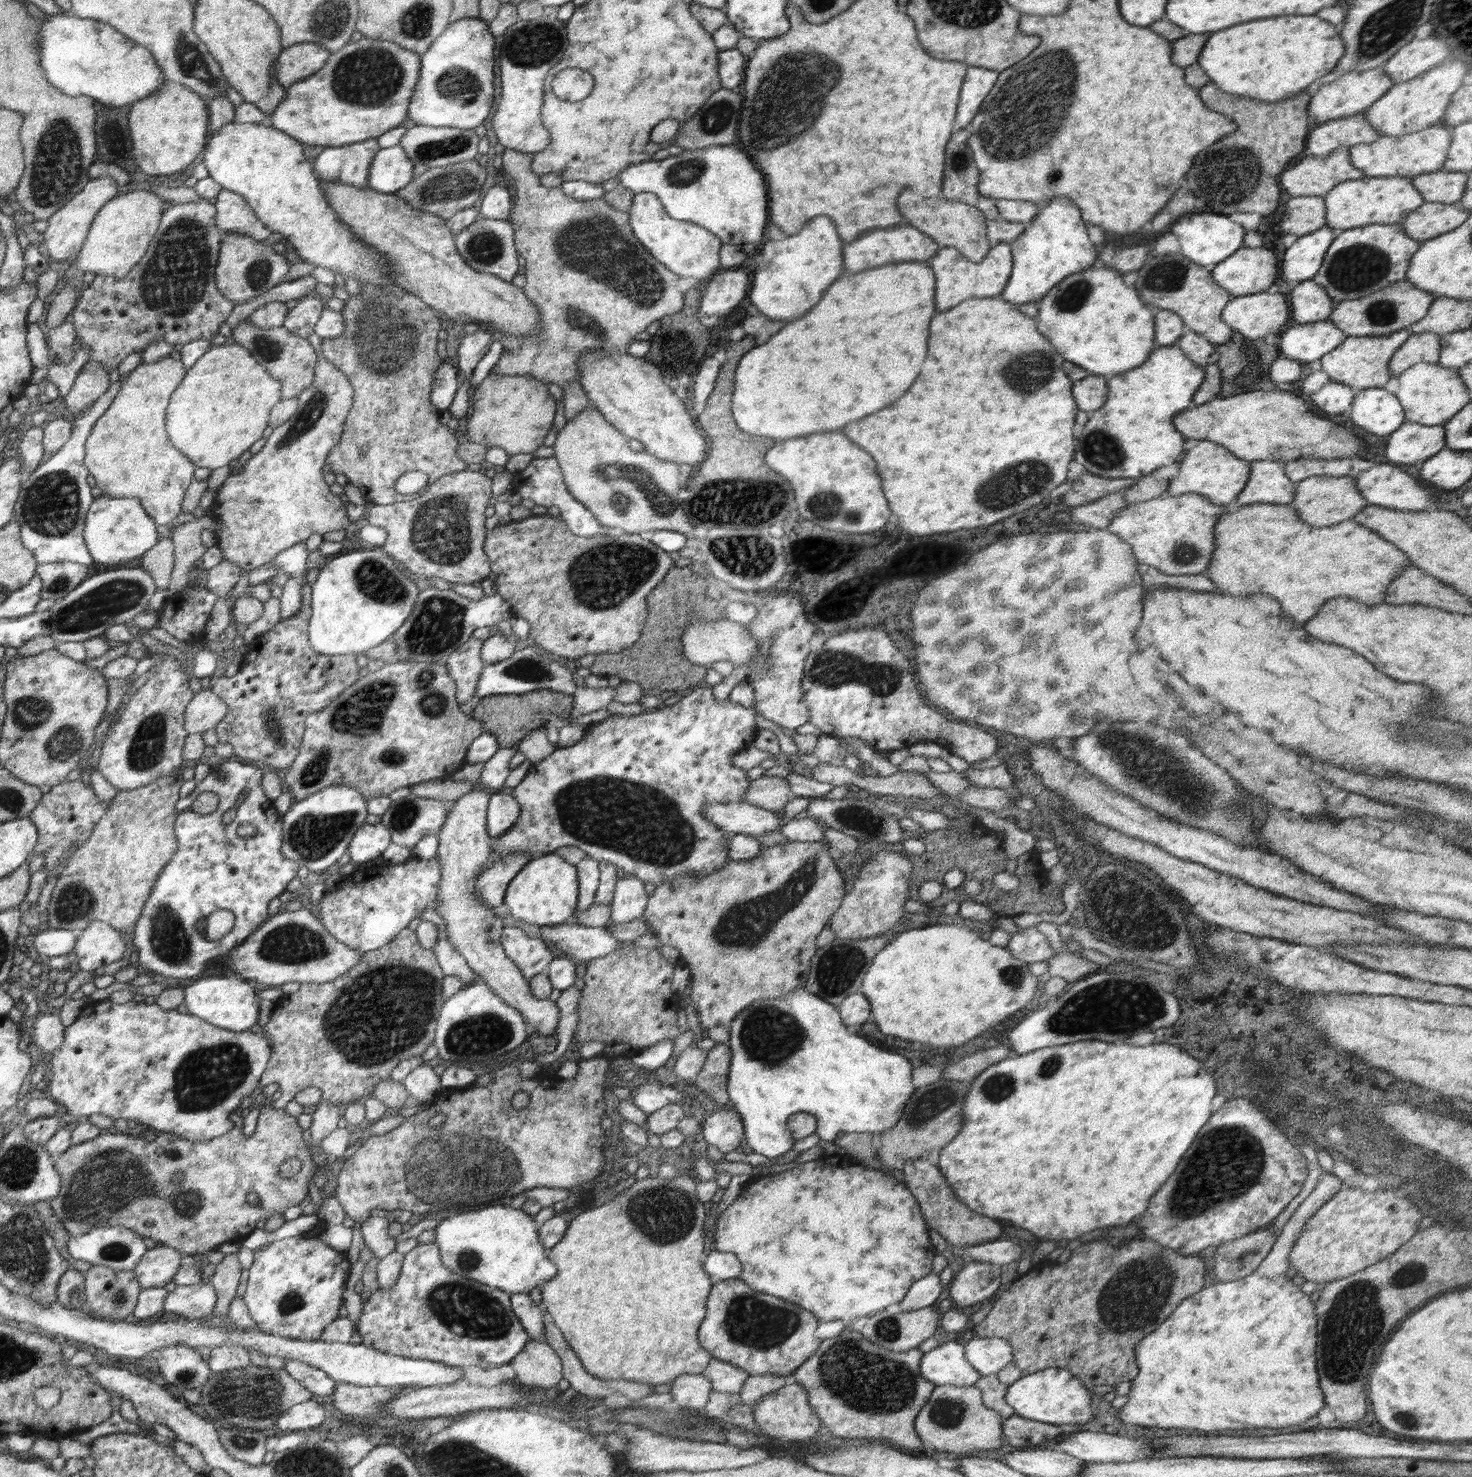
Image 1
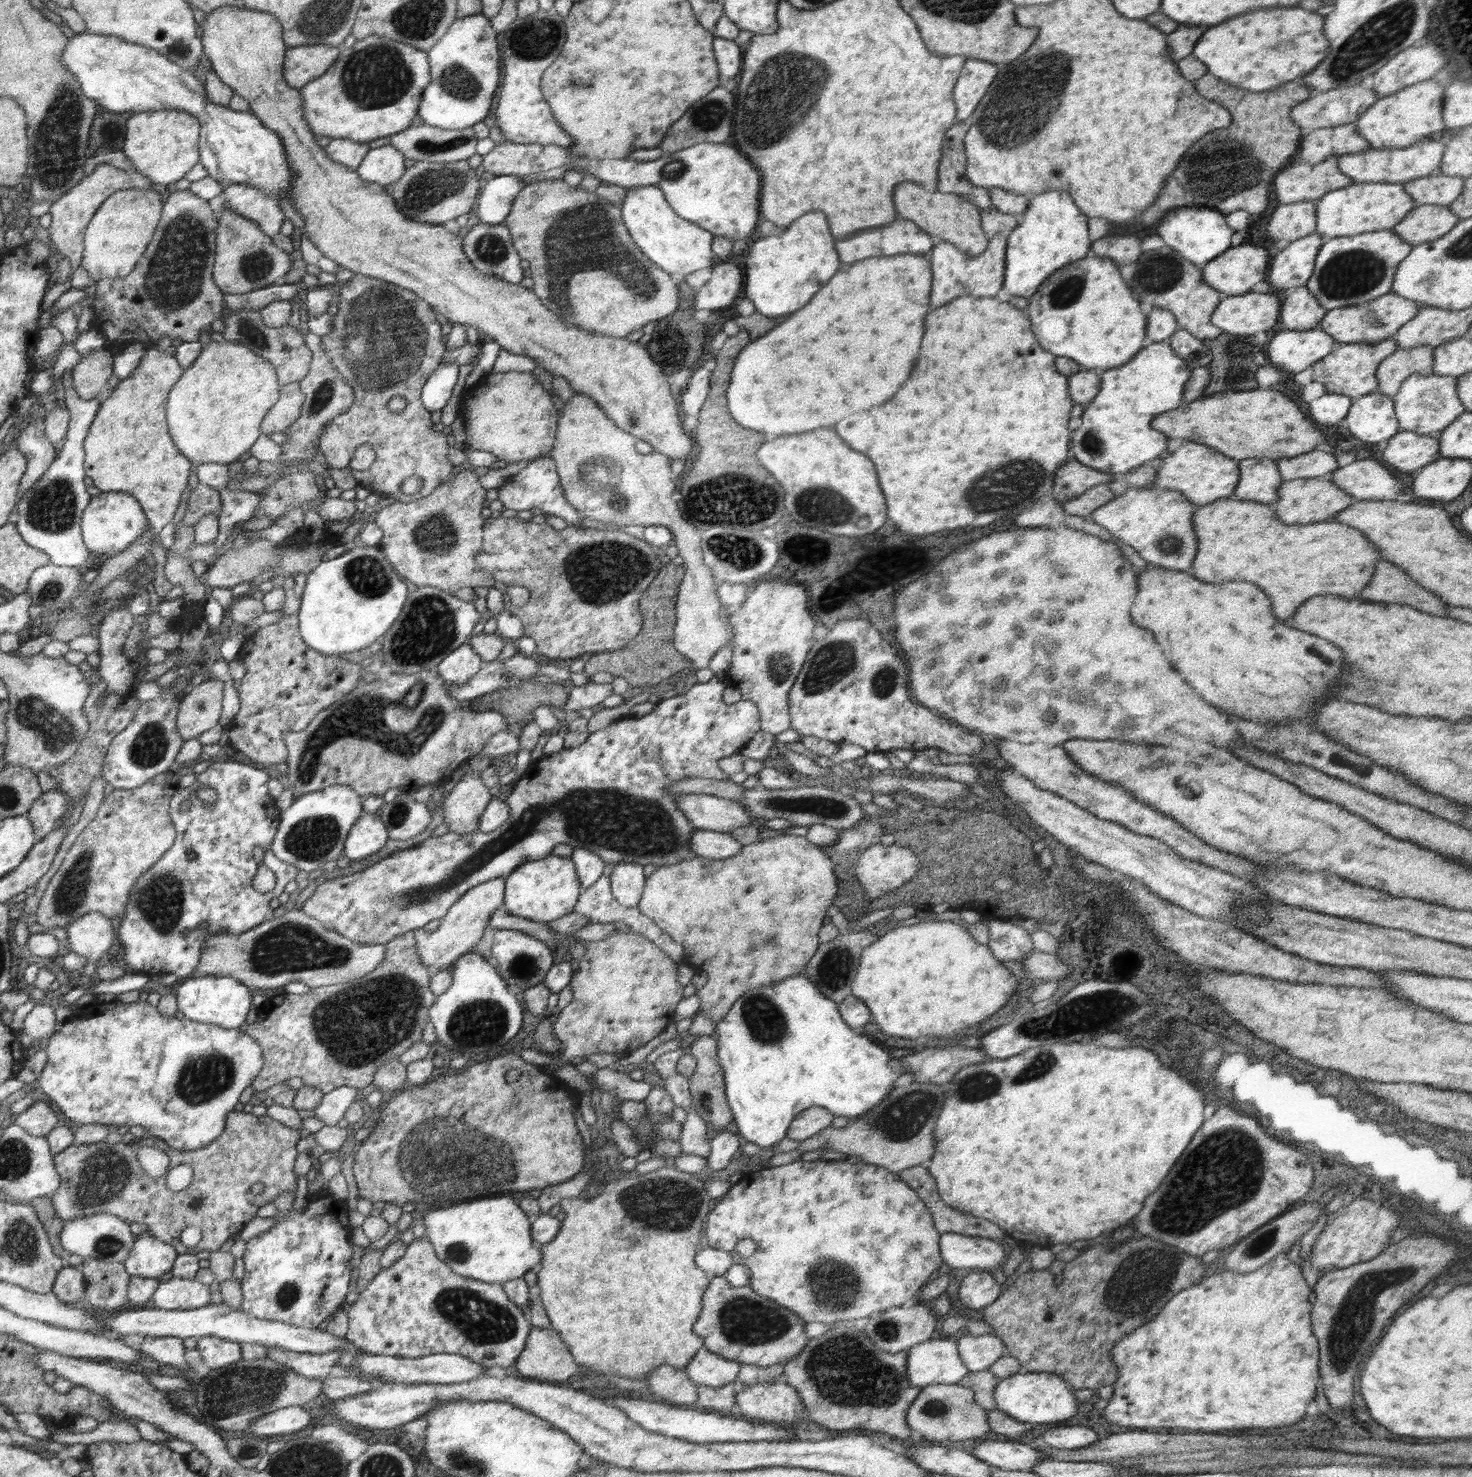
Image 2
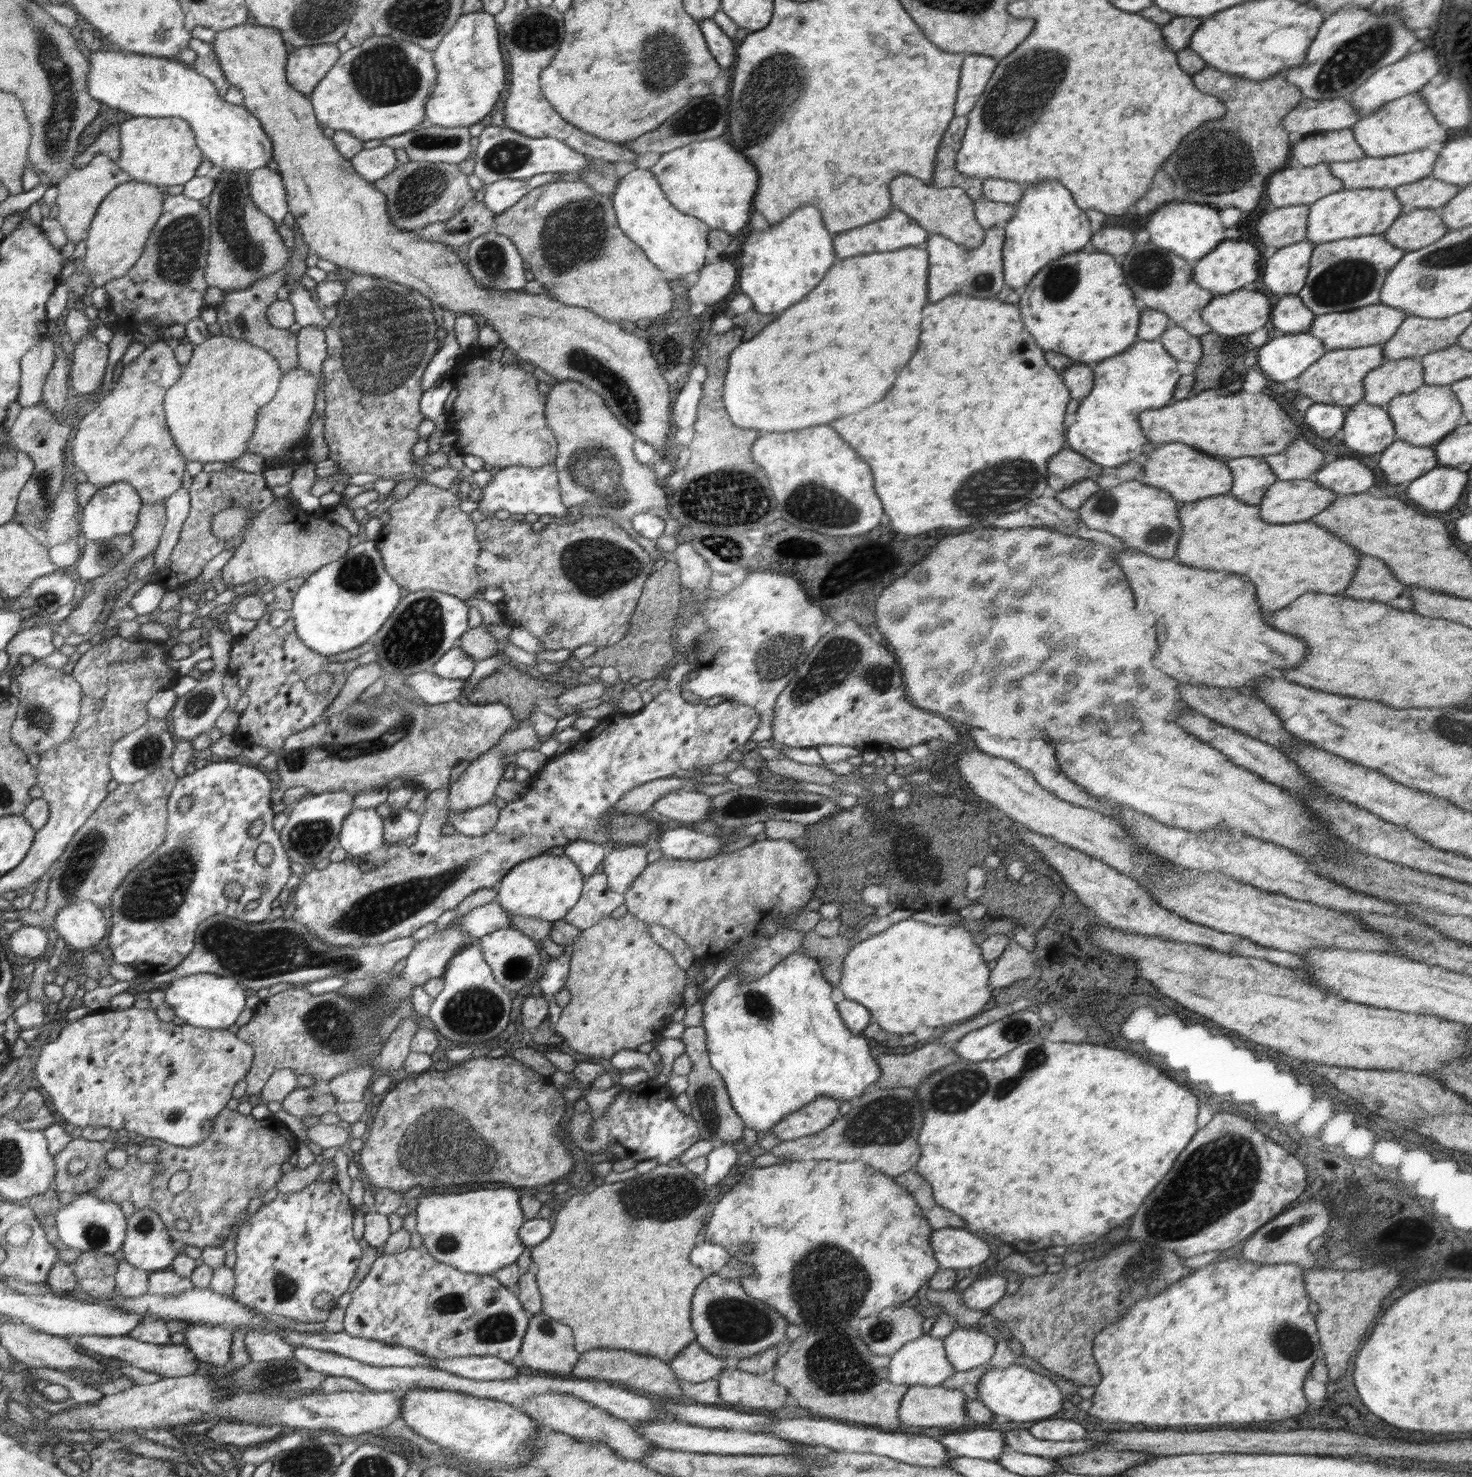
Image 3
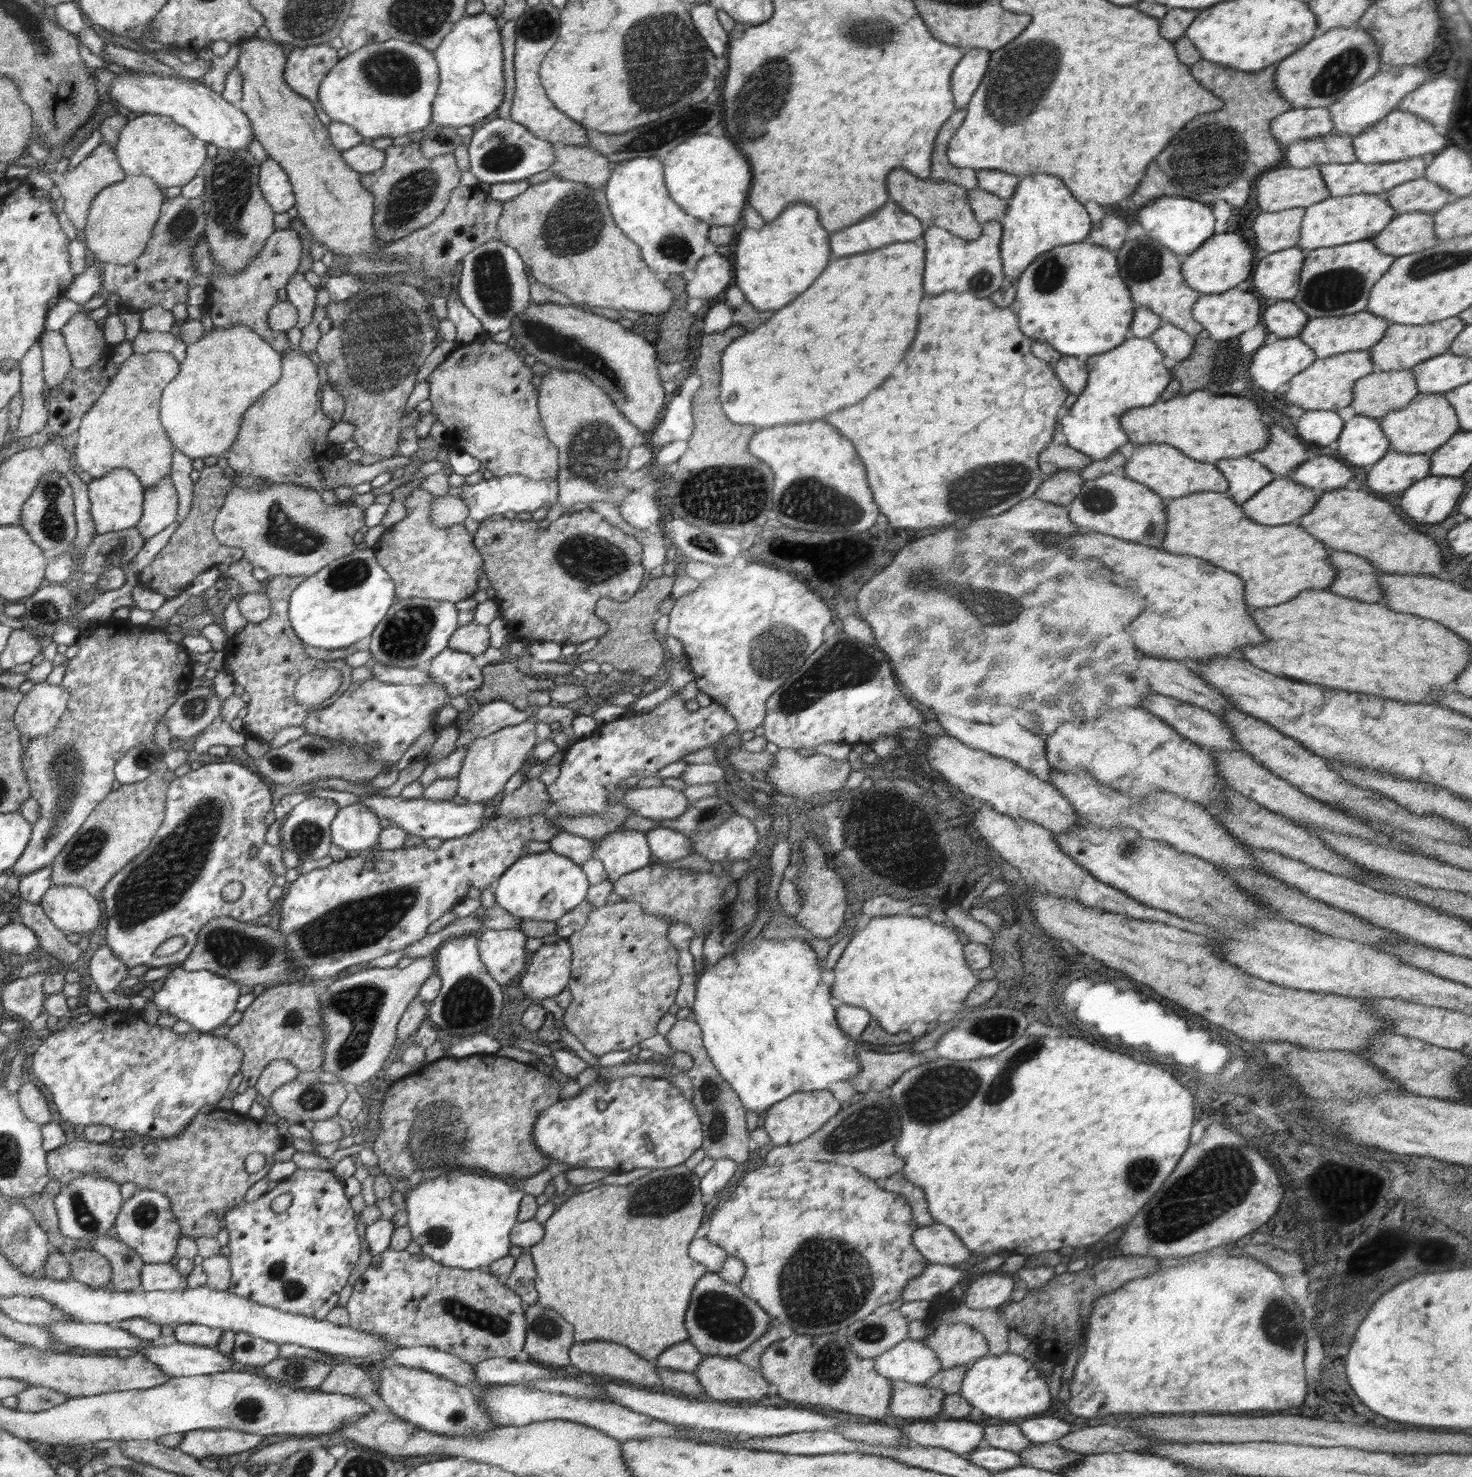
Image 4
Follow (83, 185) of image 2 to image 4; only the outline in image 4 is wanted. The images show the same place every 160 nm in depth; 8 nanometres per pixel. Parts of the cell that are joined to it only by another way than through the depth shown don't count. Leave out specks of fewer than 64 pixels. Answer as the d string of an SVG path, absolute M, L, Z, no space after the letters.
M104 143L96 146L89 156L84 158L73 170L56 172L52 175L53 182L58 186L62 198L65 200L63 211L66 212L66 216L78 230L86 228L88 209L96 194L106 186L120 182L128 177L128 174L123 171L123 167L119 163L115 150Z

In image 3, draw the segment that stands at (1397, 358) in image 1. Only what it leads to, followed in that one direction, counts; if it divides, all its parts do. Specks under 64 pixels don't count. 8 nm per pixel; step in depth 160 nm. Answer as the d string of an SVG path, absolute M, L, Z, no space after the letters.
M1420 358L1385 361L1364 378L1362 402L1386 407L1399 394L1414 392L1424 384L1424 369Z

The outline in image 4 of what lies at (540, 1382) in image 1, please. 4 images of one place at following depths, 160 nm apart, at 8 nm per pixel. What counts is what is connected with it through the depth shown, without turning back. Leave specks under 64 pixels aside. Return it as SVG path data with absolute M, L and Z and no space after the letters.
M540 1304L526 1305L527 1339L523 1351L530 1361L548 1367L566 1367L570 1364L574 1346L575 1328L564 1318Z

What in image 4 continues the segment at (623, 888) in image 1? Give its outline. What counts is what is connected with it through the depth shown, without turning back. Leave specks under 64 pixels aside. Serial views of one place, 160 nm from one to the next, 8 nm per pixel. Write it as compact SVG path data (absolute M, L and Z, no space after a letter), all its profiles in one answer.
M638 830L615 831L601 838L595 858L602 861L609 880L645 867L651 854L647 839Z

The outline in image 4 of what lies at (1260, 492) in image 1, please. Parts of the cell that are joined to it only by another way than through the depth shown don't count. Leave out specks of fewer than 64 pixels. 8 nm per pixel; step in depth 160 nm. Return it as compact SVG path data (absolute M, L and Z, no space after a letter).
M1249 455L1222 459L1216 461L1215 465L1230 485L1226 496L1241 505L1277 478L1276 474L1252 460Z

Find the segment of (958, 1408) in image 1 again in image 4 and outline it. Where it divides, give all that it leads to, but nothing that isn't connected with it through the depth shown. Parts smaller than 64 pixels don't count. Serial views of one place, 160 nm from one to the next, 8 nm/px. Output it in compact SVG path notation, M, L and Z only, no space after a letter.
M896 1381L891 1396L890 1413L898 1418L913 1420L934 1420L943 1409L945 1392L938 1388L928 1388L921 1384Z

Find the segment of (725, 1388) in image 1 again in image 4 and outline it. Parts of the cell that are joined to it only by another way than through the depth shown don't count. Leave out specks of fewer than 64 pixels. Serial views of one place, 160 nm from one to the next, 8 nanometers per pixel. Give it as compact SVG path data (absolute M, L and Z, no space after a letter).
M684 1341L666 1348L654 1361L658 1367L666 1367L672 1371L684 1373L695 1373L698 1370L698 1363L703 1358L703 1353L689 1341Z

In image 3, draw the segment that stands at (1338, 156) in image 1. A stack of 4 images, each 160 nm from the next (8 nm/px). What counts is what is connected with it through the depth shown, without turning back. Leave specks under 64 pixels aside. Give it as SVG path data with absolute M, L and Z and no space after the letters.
M1329 163L1311 167L1294 165L1268 178L1264 202L1270 202L1272 208L1276 209L1296 204L1311 205L1342 189L1344 185L1331 173Z

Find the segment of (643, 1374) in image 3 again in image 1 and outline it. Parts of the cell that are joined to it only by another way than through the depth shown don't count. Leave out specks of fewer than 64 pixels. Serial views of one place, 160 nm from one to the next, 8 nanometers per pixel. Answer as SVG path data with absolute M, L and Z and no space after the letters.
M688 1374L672 1380L669 1393L680 1407L702 1409L712 1391L710 1379L702 1374Z

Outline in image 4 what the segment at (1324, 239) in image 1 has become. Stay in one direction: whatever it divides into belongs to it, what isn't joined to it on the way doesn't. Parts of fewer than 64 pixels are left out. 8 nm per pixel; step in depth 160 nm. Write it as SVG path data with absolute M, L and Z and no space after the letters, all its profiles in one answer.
M1295 245L1261 258L1255 263L1252 291L1279 301L1293 299L1305 256L1306 252Z

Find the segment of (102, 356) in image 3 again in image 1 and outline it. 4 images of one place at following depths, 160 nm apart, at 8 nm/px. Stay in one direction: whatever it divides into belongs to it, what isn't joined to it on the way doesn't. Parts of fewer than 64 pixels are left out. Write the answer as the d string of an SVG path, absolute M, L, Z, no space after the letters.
M98 362L86 364L64 397L67 410L76 418L82 410L96 404L96 400L100 400L100 396L104 396L110 386L112 386L112 372L102 368L102 364Z

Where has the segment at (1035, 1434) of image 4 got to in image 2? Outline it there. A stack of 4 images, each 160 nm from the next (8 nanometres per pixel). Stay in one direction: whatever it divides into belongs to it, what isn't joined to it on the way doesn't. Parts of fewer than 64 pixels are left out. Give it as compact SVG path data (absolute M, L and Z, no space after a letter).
M1059 1426L1045 1430L1042 1434L1042 1440L1051 1448L1060 1448L1060 1450L1080 1450L1080 1448L1088 1448L1090 1444L1094 1444L1100 1440L1102 1436L1098 1436L1094 1430L1086 1428L1086 1426Z

